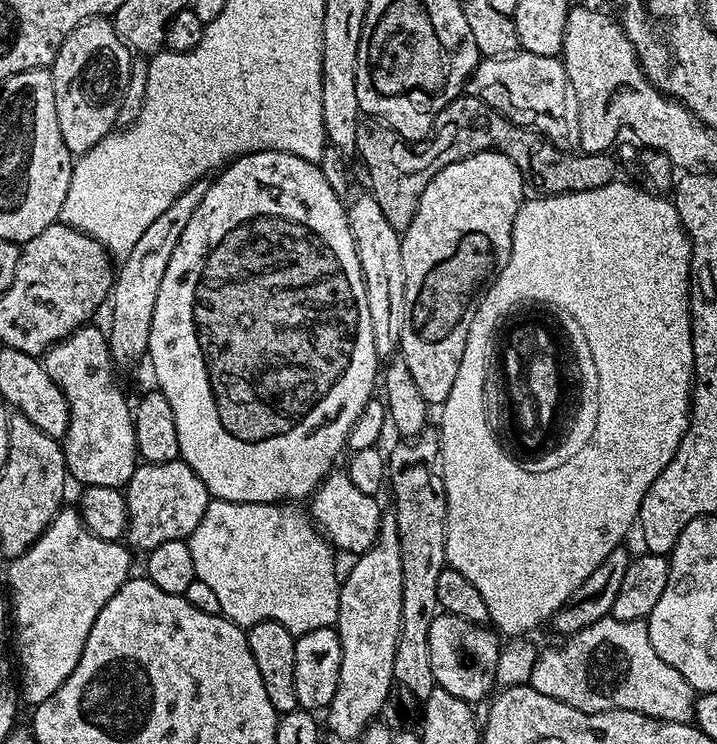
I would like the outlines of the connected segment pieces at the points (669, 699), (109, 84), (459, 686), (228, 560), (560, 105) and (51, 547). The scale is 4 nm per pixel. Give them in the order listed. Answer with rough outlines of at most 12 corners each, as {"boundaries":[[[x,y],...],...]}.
{"boundaries":[[[611,616],[537,655],[529,684],[584,713],[689,723],[696,693]],[[113,21],[79,24],[50,66],[72,153],[117,127],[133,53]],[[441,611],[436,687],[473,706],[497,687],[501,637]],[[209,499],[187,537],[227,620],[331,628],[334,549],[283,503]],[[481,59],[467,95],[563,145],[563,59]],[[61,507],[8,568],[18,692],[46,702],[133,553]]]}

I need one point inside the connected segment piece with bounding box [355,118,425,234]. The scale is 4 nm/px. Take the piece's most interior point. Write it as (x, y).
(379, 145)

